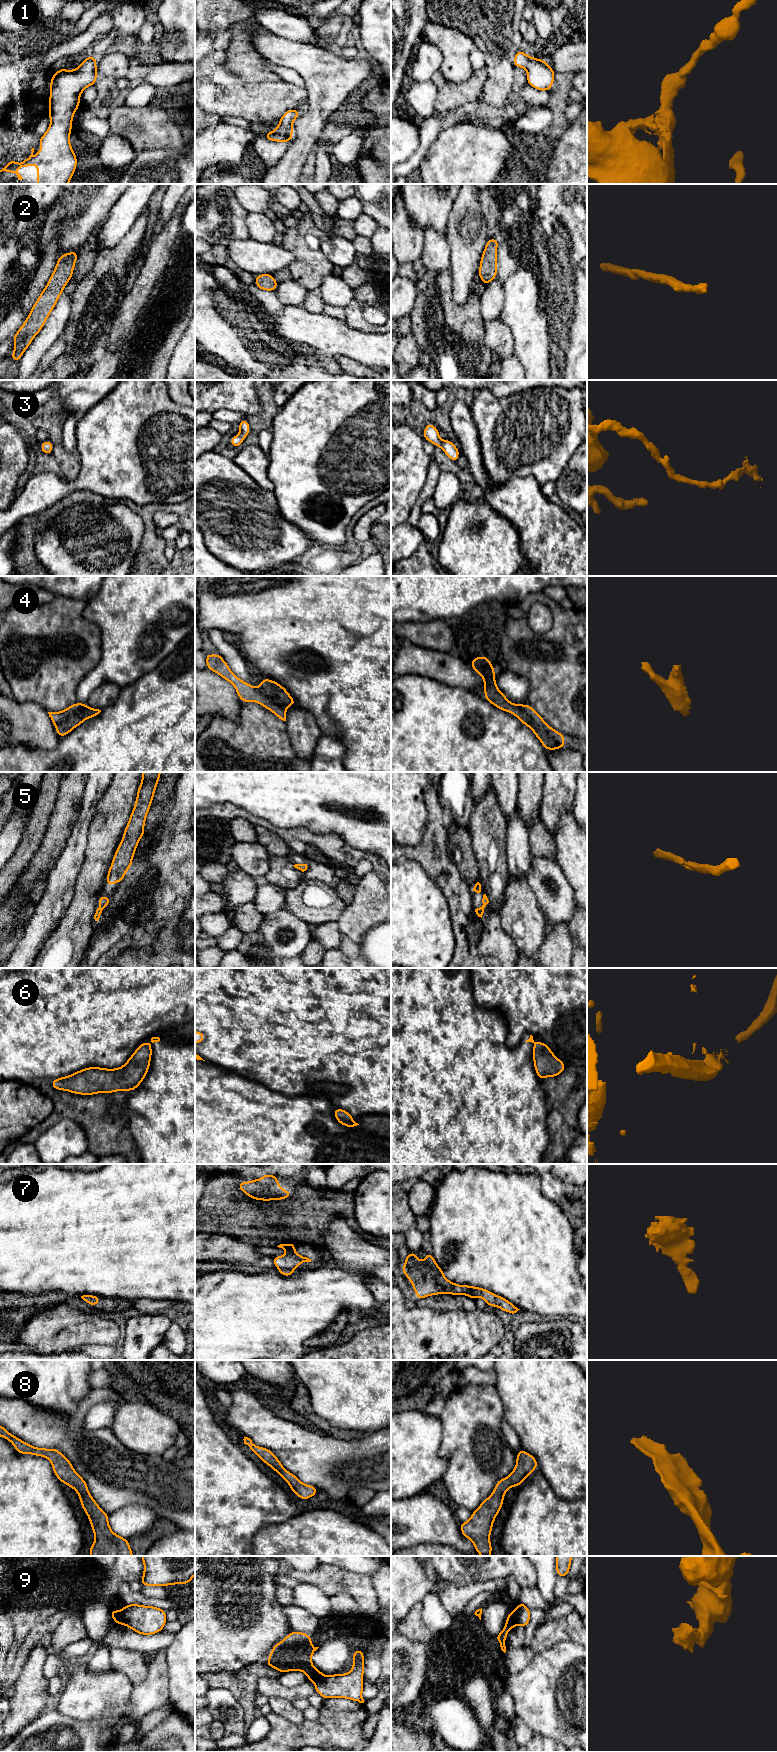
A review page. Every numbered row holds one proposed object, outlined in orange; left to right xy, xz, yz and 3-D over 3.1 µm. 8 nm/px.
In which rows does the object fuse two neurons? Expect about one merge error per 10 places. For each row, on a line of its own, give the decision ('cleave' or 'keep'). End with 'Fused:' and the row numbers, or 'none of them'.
1: keep
2: keep
3: keep
4: keep
5: keep
6: cleave
7: keep
8: keep
9: cleave
Fused: 6, 9

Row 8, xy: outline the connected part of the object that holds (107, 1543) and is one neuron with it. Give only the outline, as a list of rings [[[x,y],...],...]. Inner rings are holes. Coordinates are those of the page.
[[[0,1425],[0,1436],[11,1442],[19,1454],[41,1456],[51,1461],[55,1476],[79,1495],[81,1507],[89,1518],[95,1541],[88,1549],[91,1556],[133,1556],[128,1539],[115,1534],[109,1525],[109,1515],[90,1495],[87,1483],[74,1470],[72,1463],[55,1448],[34,1447]]]

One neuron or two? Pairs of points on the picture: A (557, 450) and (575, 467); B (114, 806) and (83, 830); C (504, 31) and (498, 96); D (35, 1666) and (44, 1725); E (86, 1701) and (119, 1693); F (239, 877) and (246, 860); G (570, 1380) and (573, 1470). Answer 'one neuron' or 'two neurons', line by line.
A: two neurons
B: two neurons
C: one neuron
D: two neurons
E: one neuron
F: two neurons
G: one neuron

